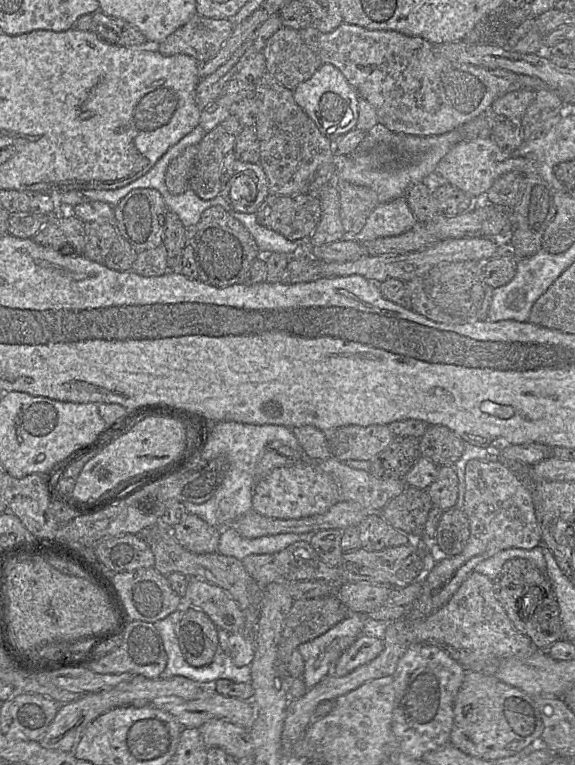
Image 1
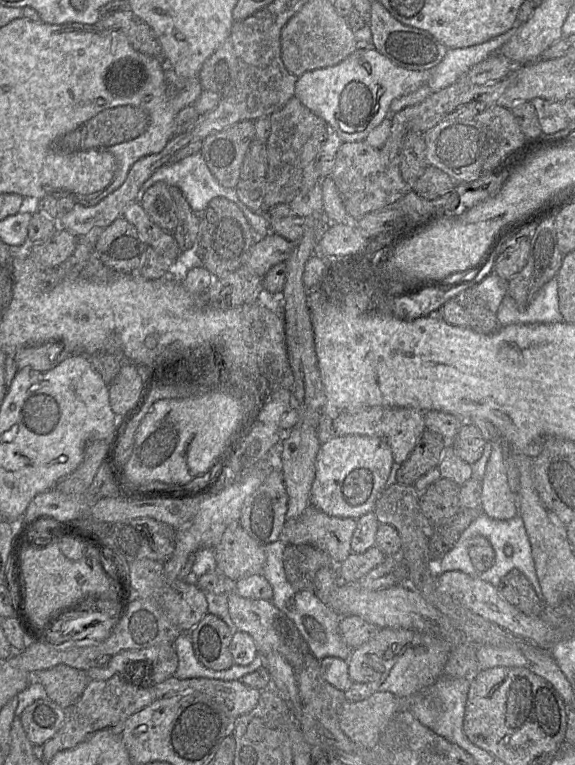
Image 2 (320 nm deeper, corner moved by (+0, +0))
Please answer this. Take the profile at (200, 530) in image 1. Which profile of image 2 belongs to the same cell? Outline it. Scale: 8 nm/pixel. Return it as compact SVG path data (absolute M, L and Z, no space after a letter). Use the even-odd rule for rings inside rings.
M237 523L230 524L213 549L218 572L233 581L261 574L266 561L263 545Z

